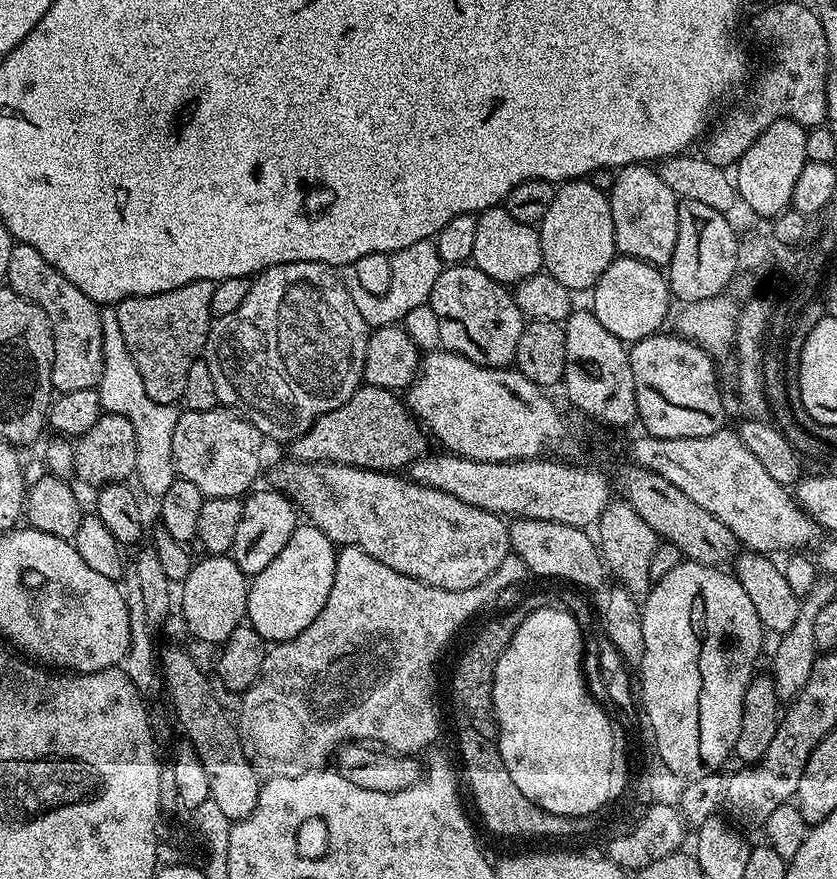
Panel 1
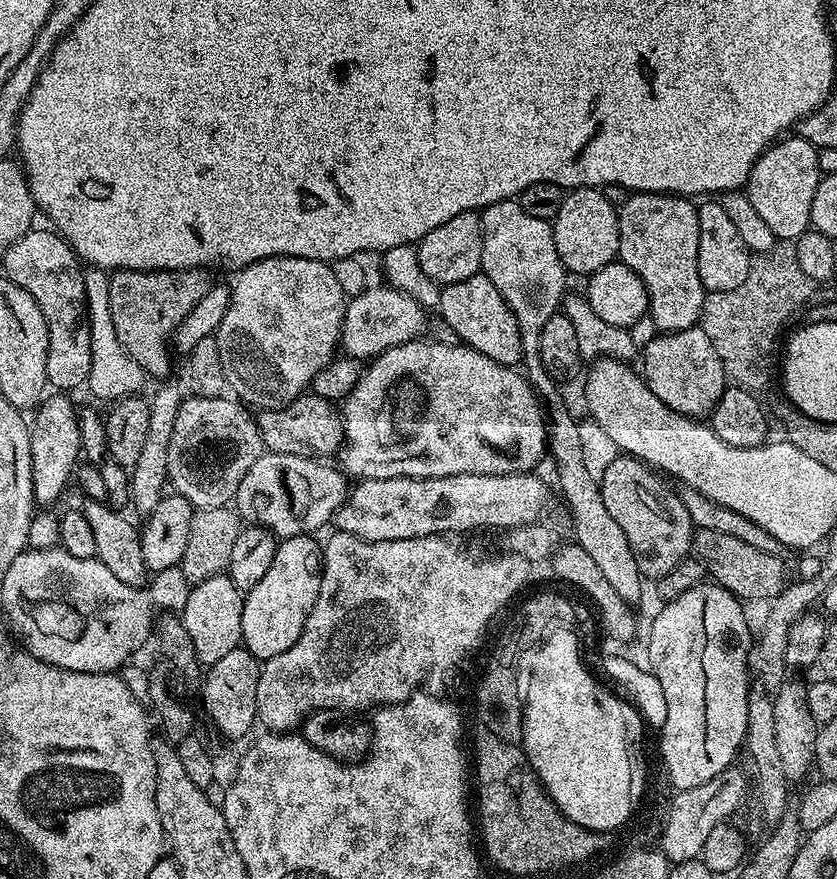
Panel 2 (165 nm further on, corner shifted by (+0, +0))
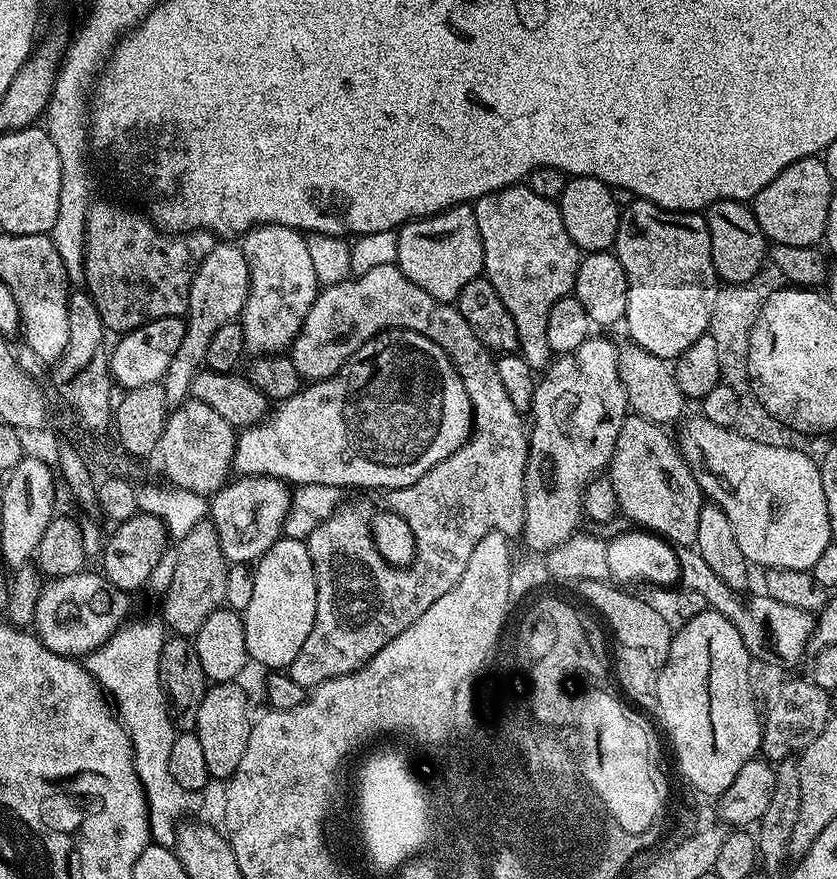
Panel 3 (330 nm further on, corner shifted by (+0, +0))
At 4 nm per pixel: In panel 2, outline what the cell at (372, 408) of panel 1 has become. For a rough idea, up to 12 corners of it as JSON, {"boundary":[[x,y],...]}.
{"boundary":[[305,394],[255,417],[265,449],[328,458],[344,442],[337,405]]}

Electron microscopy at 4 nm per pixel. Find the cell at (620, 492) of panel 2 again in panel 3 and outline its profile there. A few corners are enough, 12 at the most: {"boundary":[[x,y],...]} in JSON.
{"boundary":[[635,414],[612,462],[625,521],[695,545],[702,493],[669,429]]}

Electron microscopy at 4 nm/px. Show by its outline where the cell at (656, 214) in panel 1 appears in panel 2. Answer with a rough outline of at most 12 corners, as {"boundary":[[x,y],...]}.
{"boundary":[[632,192],[619,263],[648,291],[660,332],[697,327],[698,214],[691,199]]}

